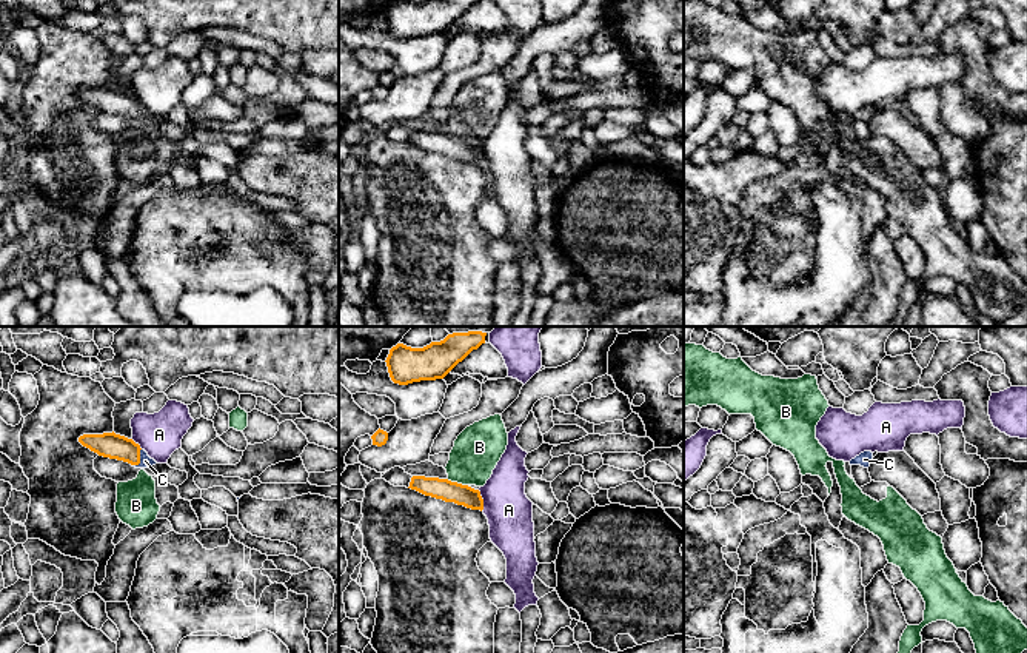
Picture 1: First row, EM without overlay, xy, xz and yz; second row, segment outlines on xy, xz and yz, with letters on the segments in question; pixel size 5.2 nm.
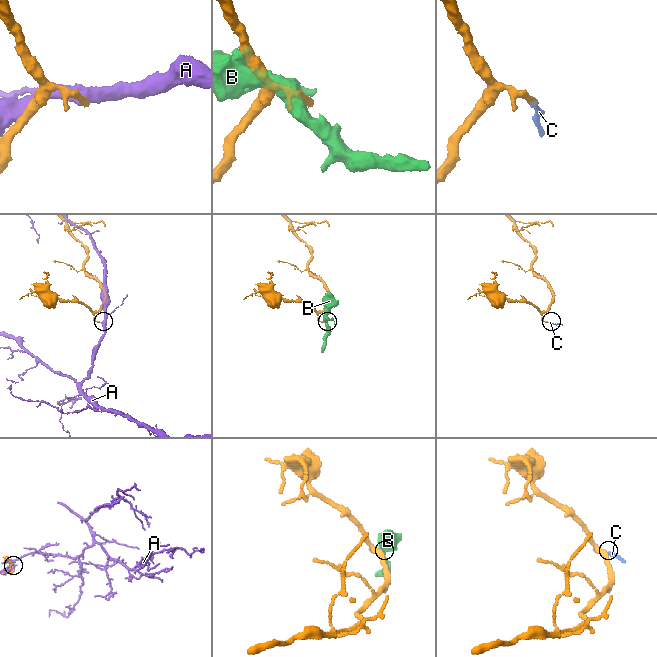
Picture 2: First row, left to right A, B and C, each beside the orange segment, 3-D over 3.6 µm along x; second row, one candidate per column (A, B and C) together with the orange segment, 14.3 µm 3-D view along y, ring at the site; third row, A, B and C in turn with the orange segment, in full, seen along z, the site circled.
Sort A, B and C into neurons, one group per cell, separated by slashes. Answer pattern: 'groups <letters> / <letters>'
groups A / B / C

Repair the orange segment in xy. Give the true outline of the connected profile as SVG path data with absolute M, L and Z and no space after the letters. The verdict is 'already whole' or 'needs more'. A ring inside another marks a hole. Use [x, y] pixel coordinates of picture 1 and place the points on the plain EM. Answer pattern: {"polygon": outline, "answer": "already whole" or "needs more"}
{"polygon": "M112 88L83 89L79 97L99 111L131 119L135 123L148 123L157 117L148 111L132 94Z", "answer": "needs more"}

